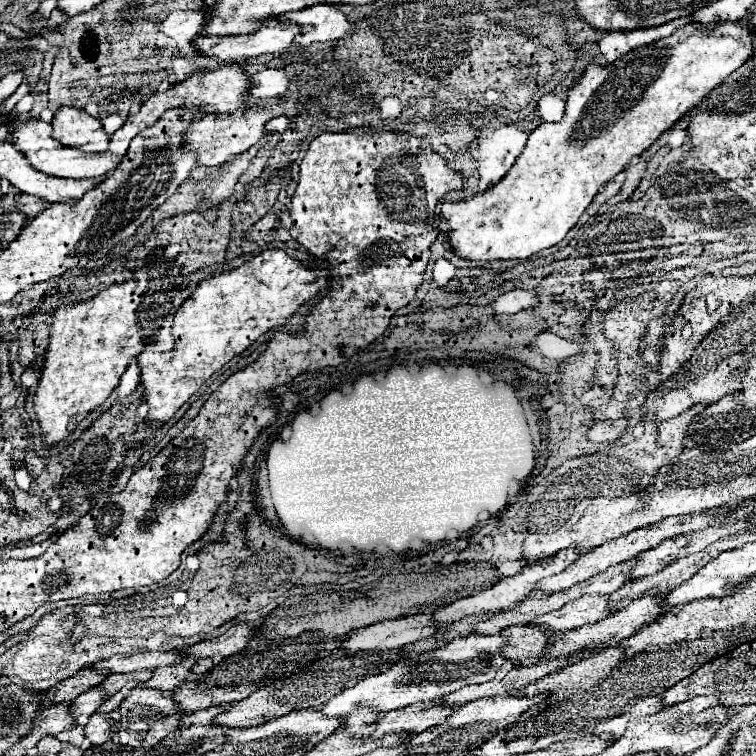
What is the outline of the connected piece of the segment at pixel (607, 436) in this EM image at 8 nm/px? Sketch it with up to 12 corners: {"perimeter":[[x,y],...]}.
{"perimeter":[[596,422],[588,430],[592,442],[616,442],[624,422]]}

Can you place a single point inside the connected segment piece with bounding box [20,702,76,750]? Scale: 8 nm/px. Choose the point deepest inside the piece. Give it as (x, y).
(55, 719)

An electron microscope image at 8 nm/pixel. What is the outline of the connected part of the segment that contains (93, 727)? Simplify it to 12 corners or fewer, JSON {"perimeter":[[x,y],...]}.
{"perimeter":[[118,710],[94,714],[84,726],[94,746],[112,740],[120,730]]}

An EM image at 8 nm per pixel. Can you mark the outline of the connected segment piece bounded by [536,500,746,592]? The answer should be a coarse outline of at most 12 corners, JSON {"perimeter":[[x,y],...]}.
{"perimeter":[[746,500],[662,522],[608,540],[582,554],[568,570],[544,578],[550,592],[604,572],[662,540],[708,526],[734,524],[726,516]]}

